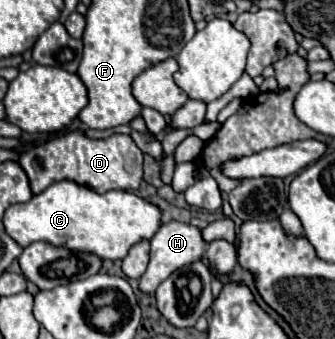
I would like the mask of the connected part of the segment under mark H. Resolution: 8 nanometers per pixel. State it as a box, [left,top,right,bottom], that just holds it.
[140,221,206,293]

